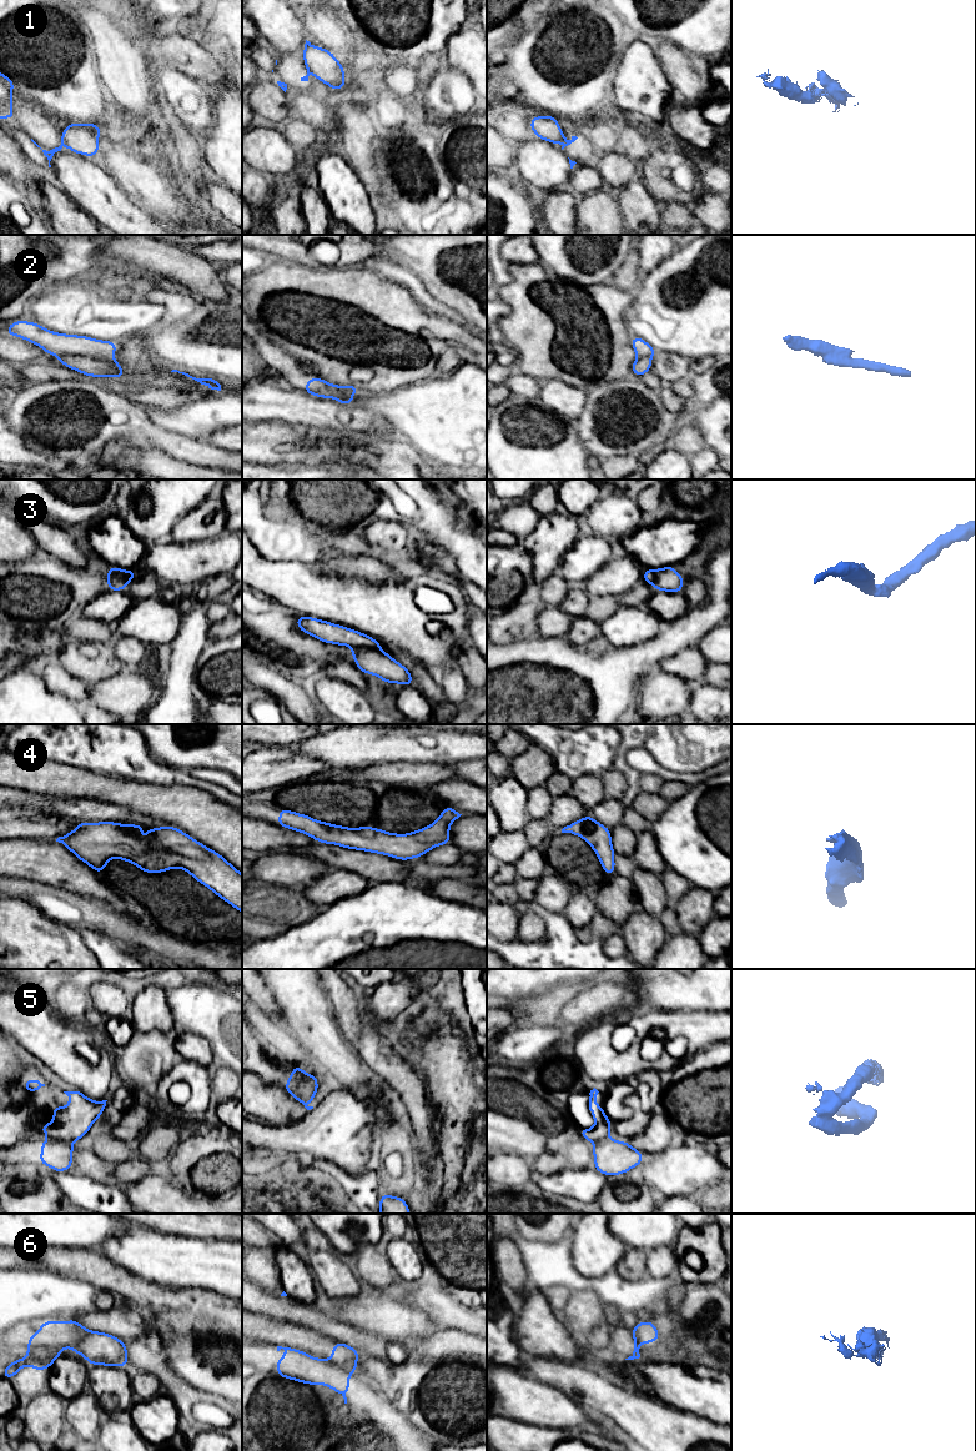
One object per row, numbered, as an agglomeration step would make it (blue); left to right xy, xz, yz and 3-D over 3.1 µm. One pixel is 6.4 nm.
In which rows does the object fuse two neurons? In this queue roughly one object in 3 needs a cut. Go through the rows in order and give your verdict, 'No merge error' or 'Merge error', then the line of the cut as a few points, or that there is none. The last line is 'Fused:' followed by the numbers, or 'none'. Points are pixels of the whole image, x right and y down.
1: Merge error. Split along xy (61, 139), (65, 144)
2: Merge error. Split along xy (60, 356), (94, 356), (112, 360)
3: Merge error. Split along xz (352, 646), (380, 649)
4: No merge error. No split
5: Merge error. Split along xz (293, 1073), (312, 1080), (317, 1085)
6: Merge error. Split along xz (327, 1360), (342, 1366), (348, 1372)
Fused: 1, 2, 3, 5, 6

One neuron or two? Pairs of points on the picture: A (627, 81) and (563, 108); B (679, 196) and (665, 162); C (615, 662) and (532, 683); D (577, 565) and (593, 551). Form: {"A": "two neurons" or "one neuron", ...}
{"A": "two neurons", "B": "one neuron", "C": "one neuron", "D": "one neuron"}

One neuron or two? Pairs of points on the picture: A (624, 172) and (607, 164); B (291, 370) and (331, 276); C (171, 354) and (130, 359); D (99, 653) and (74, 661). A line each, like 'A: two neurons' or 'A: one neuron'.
A: one neuron
B: two neurons
C: two neurons
D: one neuron

